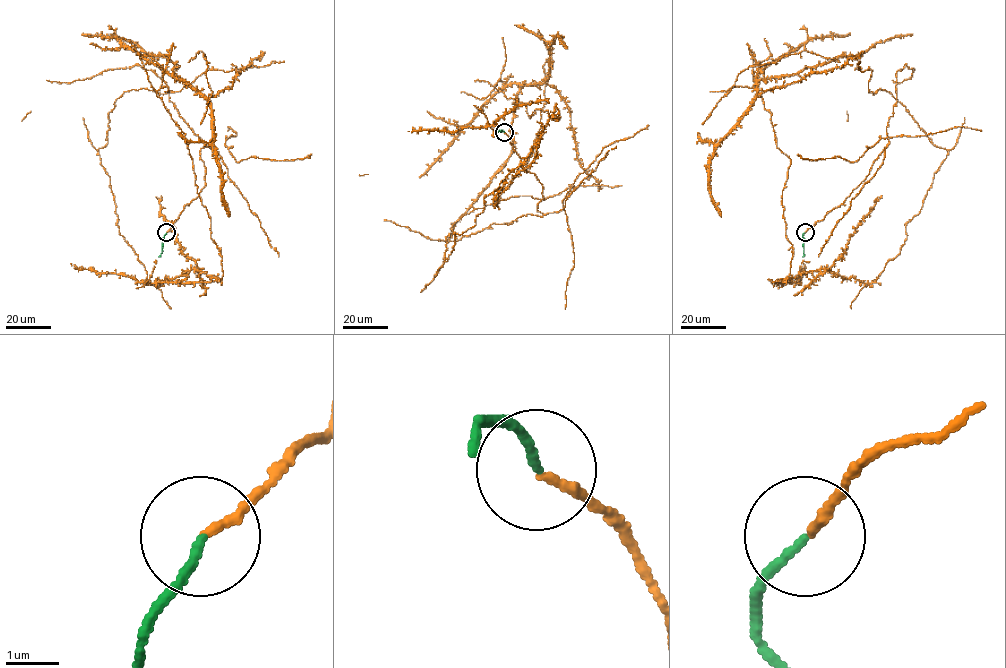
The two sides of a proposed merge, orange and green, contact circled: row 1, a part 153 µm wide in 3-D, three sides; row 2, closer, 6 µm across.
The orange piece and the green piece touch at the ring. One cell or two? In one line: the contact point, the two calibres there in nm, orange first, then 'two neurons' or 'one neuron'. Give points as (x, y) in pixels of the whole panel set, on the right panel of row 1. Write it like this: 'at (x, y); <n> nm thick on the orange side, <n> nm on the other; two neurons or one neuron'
at (805, 232); 140 nm thick on the orange side, 150 nm on the other; one neuron

